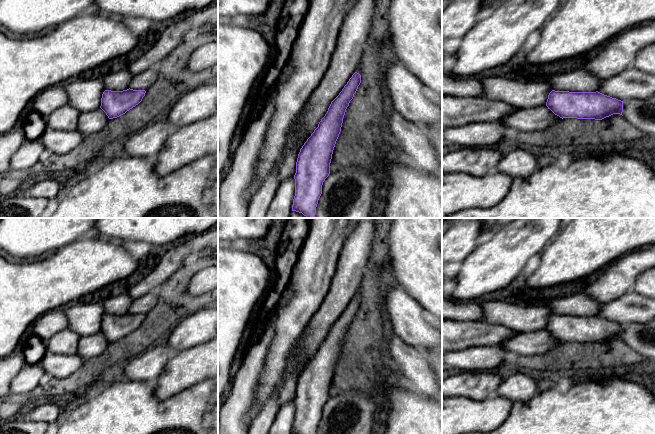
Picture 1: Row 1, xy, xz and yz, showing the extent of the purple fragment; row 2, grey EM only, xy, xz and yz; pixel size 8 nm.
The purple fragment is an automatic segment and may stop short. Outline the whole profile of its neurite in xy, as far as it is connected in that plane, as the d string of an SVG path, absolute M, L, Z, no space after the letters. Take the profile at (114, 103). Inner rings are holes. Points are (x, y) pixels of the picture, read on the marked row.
M127 89L123 91L105 90L100 108L109 119L117 118L138 105L145 96L145 90Z

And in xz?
M355 72L331 102L327 113L298 154L292 211L302 213L307 218L315 217L323 182L330 174L332 154L346 109L360 83L361 75Z

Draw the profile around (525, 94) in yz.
M491 76L481 80L483 97L500 100L517 109L545 106L553 90L546 81L519 81L510 77Z

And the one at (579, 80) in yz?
M584 68L557 73L545 81L550 83L555 91L569 92L596 92L602 83L602 80Z

